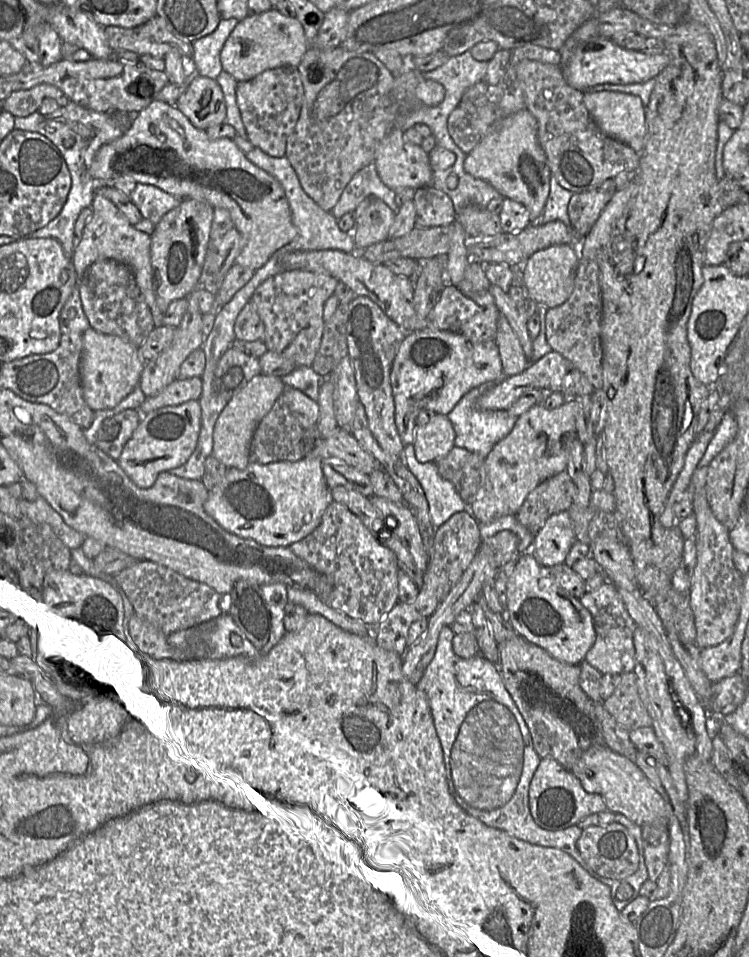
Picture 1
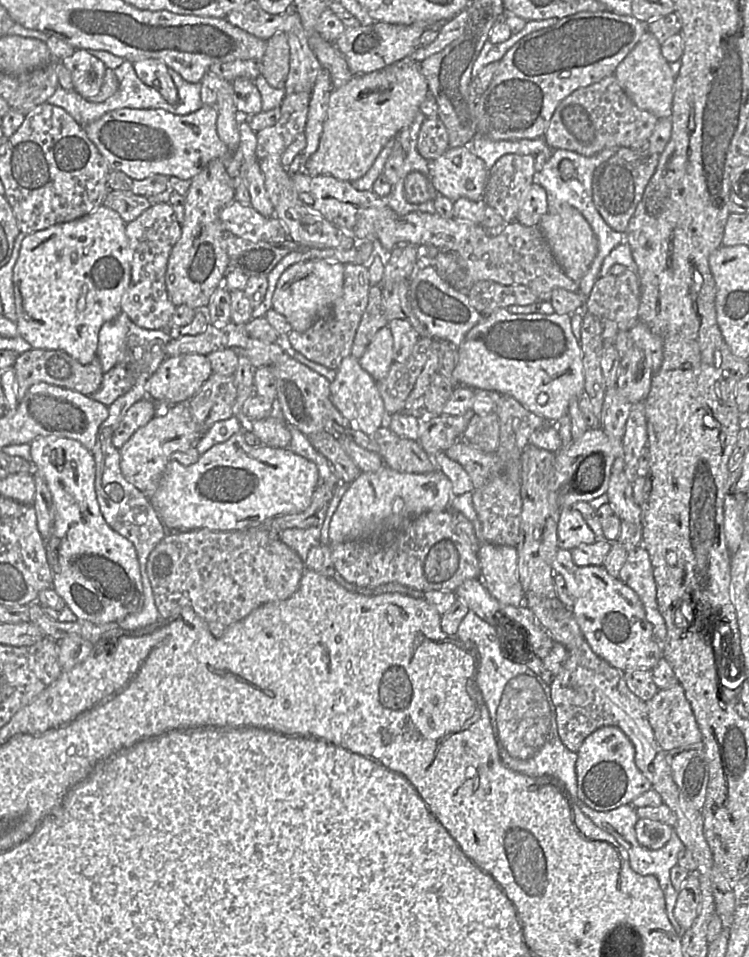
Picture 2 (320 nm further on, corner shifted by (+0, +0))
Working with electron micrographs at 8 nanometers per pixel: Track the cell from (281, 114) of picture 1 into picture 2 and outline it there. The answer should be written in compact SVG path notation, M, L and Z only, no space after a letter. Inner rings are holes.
M309 92L287 93L285 95L280 104L281 117L279 121L274 126L256 132L256 157L265 178L268 196L274 206L274 216L285 227L289 239L307 247L351 249L360 241L326 220L317 210L304 204L297 195L289 173L281 163L281 157L285 150L305 131L310 95Z

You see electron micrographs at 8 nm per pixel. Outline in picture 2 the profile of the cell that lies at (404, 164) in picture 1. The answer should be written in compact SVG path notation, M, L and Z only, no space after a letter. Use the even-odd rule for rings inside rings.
M468 146L449 148L440 157L431 160L428 179L437 192L452 202L459 198L482 200L489 169L484 161L471 152Z

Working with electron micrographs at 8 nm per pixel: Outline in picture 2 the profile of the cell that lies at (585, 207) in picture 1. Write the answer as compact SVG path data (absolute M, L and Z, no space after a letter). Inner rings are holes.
M621 147L594 172L592 180L593 202L603 220L611 229L624 233L647 184L655 173L660 154L642 147Z

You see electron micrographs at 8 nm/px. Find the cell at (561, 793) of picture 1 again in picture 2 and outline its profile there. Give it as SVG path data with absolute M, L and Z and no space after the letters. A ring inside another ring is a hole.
M603 726L585 738L577 751L577 800L597 811L610 811L630 804L652 788L635 763L635 748L626 734L615 726Z

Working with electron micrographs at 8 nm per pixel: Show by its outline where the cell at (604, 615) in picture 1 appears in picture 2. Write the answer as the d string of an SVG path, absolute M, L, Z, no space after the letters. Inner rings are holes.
M638 545L630 551L617 578L636 592L644 606L646 618L653 626L655 638L663 643L666 625L658 609L657 587L647 550Z

